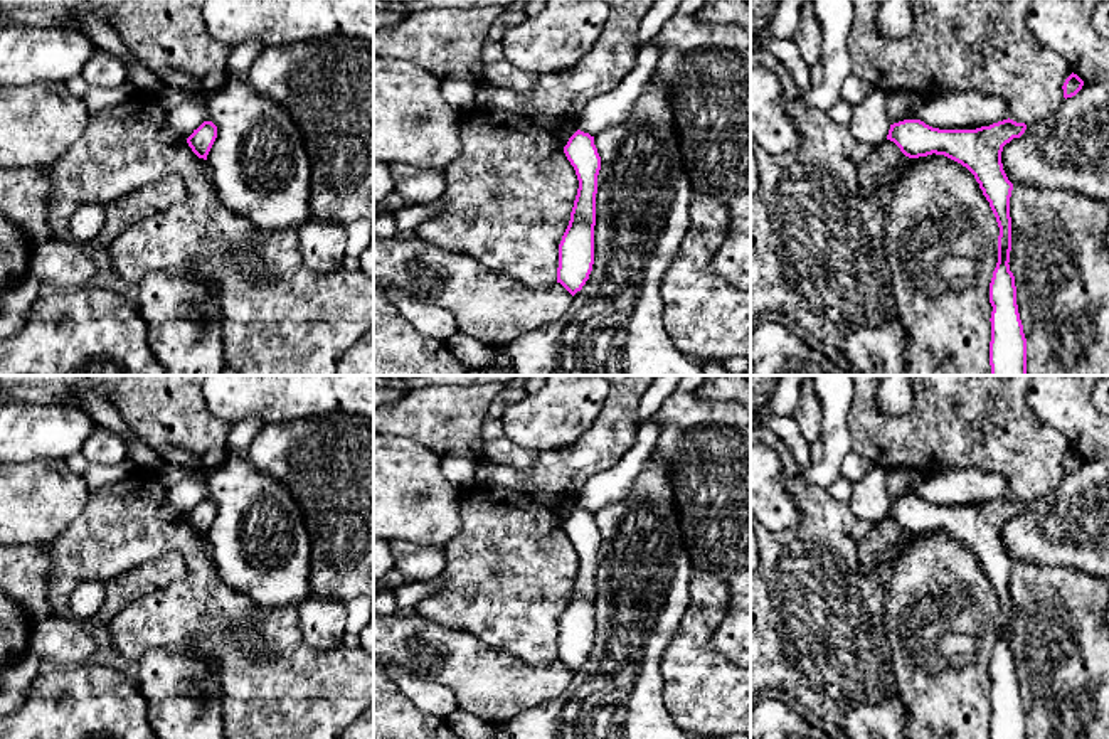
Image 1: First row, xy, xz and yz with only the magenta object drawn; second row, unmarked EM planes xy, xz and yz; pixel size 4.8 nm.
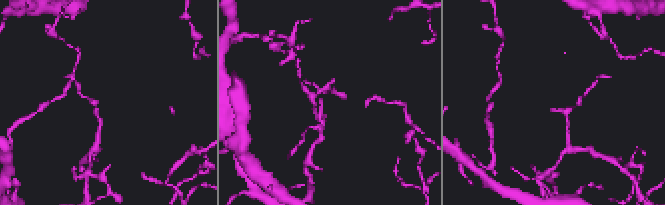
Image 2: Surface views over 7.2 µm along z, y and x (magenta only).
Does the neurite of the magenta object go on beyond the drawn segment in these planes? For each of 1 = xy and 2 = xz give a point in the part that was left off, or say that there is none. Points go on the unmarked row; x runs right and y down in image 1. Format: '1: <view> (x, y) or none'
1: none
2: none

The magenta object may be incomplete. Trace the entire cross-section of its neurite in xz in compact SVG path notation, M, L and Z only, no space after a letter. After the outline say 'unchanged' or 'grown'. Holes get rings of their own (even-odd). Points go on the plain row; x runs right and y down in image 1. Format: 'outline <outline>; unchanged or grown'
outline M577 507L564 524L576 547L579 566L569 603L559 621L557 660L572 673L582 667L594 641L596 571L601 534L594 513Z; unchanged

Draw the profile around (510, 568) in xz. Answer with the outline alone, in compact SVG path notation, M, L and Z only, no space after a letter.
M500 485L463 490L459 520L456 535L444 547L443 586L421 599L419 616L463 630L528 665L557 660L559 621L579 566L564 525L533 498Z

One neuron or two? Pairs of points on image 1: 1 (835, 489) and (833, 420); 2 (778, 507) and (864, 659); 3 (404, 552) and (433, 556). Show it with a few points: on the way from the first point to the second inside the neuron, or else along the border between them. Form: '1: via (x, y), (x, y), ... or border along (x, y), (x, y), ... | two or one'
1: border along (840, 475), (827, 489) | two
2: border along (786, 489), (800, 519), (771, 532) | two
3: via (411, 556), (426, 556) | one

